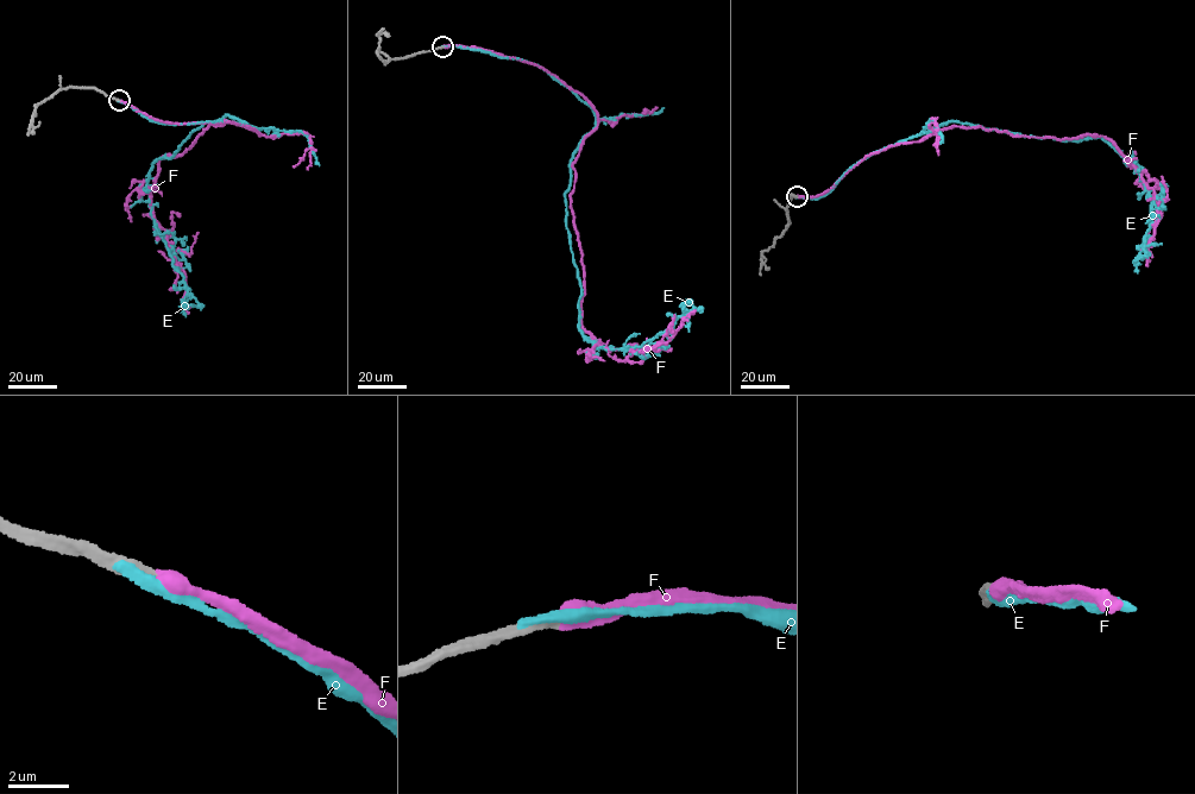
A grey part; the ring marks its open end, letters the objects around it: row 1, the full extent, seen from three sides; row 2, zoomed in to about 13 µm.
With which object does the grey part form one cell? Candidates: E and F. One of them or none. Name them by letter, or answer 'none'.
F

